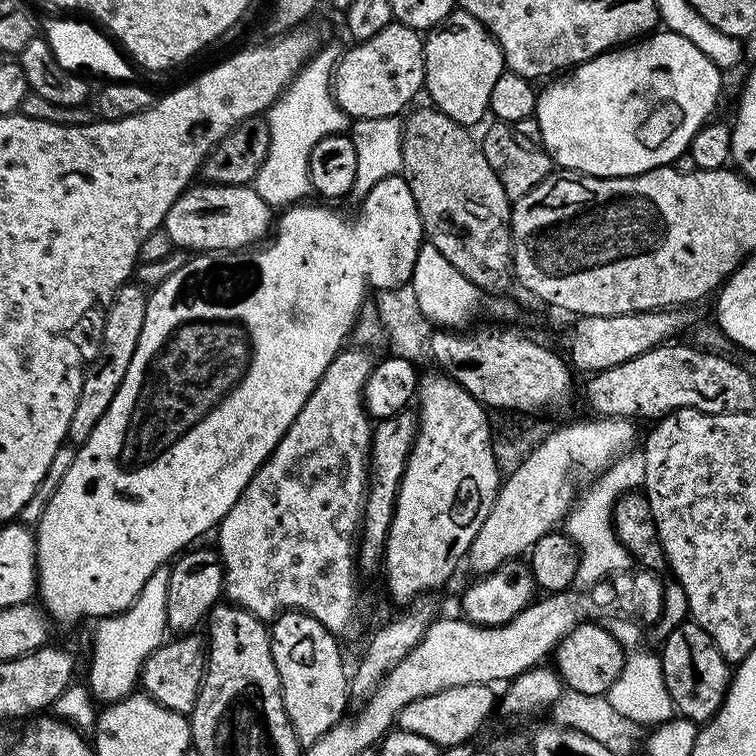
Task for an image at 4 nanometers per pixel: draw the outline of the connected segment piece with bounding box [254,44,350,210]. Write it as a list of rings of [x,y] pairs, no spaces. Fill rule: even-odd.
[[[321,45],[266,113],[270,126],[270,154],[266,154],[266,162],[262,162],[262,170],[258,170],[254,187],[273,209],[301,203],[307,197],[304,195],[309,195],[311,150],[323,137],[348,130],[350,118],[338,107],[331,87],[333,70],[341,55],[342,50],[336,45]]]

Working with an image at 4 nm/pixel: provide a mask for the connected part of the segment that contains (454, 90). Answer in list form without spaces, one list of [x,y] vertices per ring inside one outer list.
[[[453,10],[448,16],[442,18],[440,24],[434,25],[427,30],[423,37],[424,42],[424,87],[423,91],[428,92],[431,107],[437,108],[446,118],[454,118],[454,122],[465,126],[473,126],[479,122],[483,116],[489,115],[488,103],[490,94],[494,91],[494,85],[498,83],[498,78],[506,70],[504,55],[498,46],[498,42],[474,18],[474,14],[466,14],[459,10]]]

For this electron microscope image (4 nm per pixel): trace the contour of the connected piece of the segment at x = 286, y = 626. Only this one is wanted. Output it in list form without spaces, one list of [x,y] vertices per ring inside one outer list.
[[[305,612],[280,613],[270,624],[274,666],[278,670],[282,702],[301,745],[314,743],[345,719],[350,701],[350,676],[344,673],[337,633],[326,630],[318,618]]]

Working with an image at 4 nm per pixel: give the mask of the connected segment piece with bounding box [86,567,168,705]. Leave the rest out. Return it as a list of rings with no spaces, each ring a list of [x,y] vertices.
[[[163,567],[150,574],[150,582],[142,586],[138,598],[125,612],[105,616],[97,623],[100,625],[92,636],[92,665],[89,666],[86,677],[93,700],[110,705],[115,700],[123,700],[135,689],[132,687],[137,687],[146,658],[166,640],[167,585],[168,568]]]

